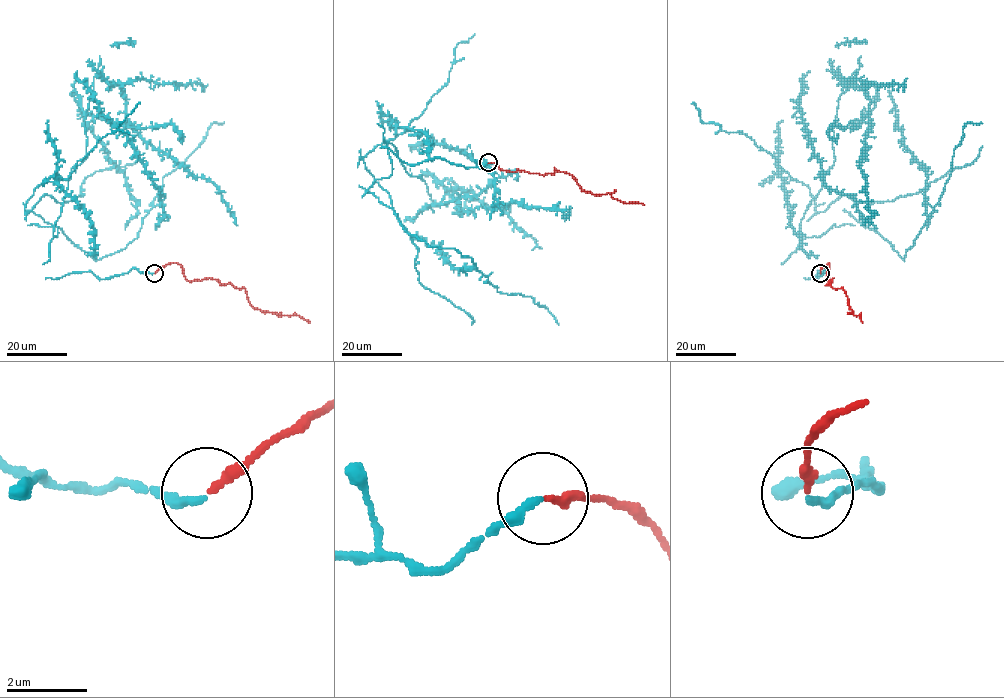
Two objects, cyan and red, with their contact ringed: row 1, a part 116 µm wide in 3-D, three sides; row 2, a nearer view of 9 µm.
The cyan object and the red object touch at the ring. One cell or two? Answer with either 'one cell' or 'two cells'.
one cell

